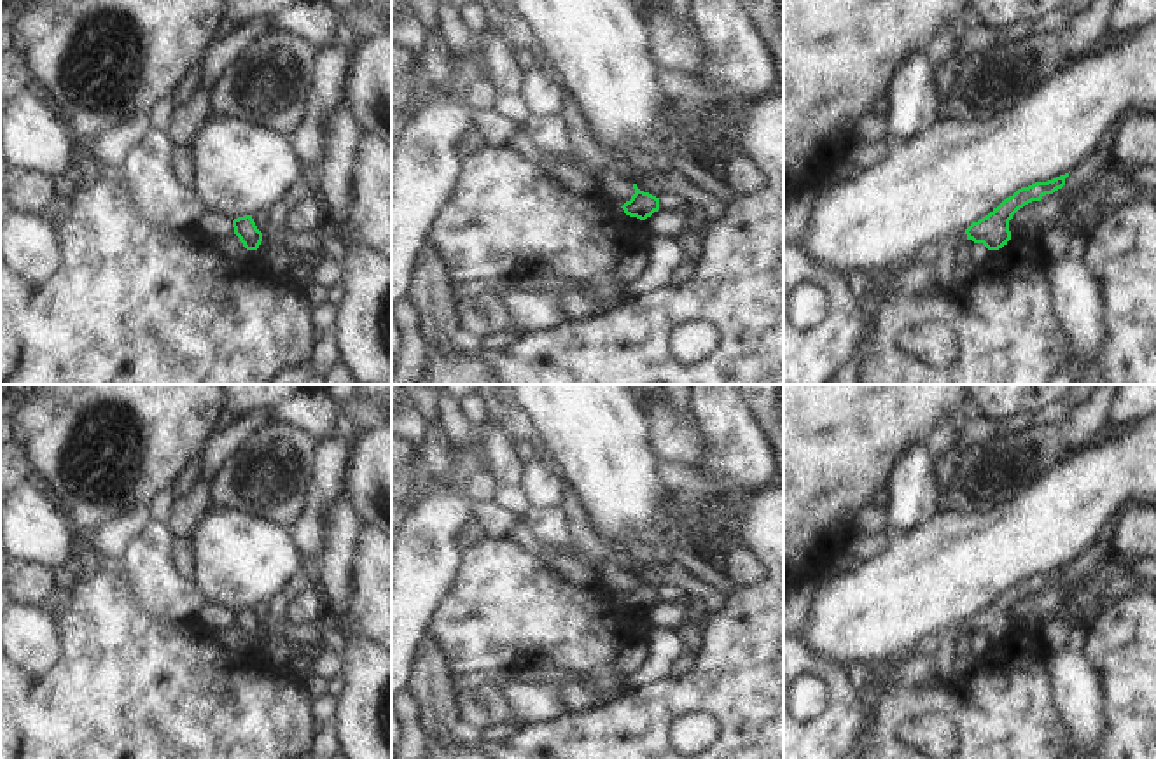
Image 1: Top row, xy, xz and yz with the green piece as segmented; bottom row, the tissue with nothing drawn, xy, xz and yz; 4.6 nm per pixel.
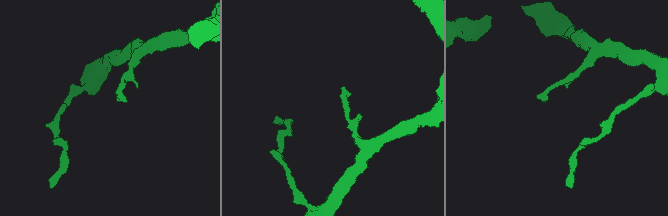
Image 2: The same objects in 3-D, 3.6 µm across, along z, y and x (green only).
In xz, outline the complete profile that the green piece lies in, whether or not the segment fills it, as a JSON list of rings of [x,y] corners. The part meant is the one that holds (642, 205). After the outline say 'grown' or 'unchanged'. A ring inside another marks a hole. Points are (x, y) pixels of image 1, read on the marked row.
[[[633,184],[633,189],[635,194],[621,208],[624,210],[626,215],[645,220],[647,217],[659,210],[659,198],[640,191],[637,184]]]; unchanged

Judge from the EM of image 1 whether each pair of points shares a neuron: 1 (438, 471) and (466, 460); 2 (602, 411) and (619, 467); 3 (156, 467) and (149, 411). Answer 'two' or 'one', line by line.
1: two
2: one
3: one

